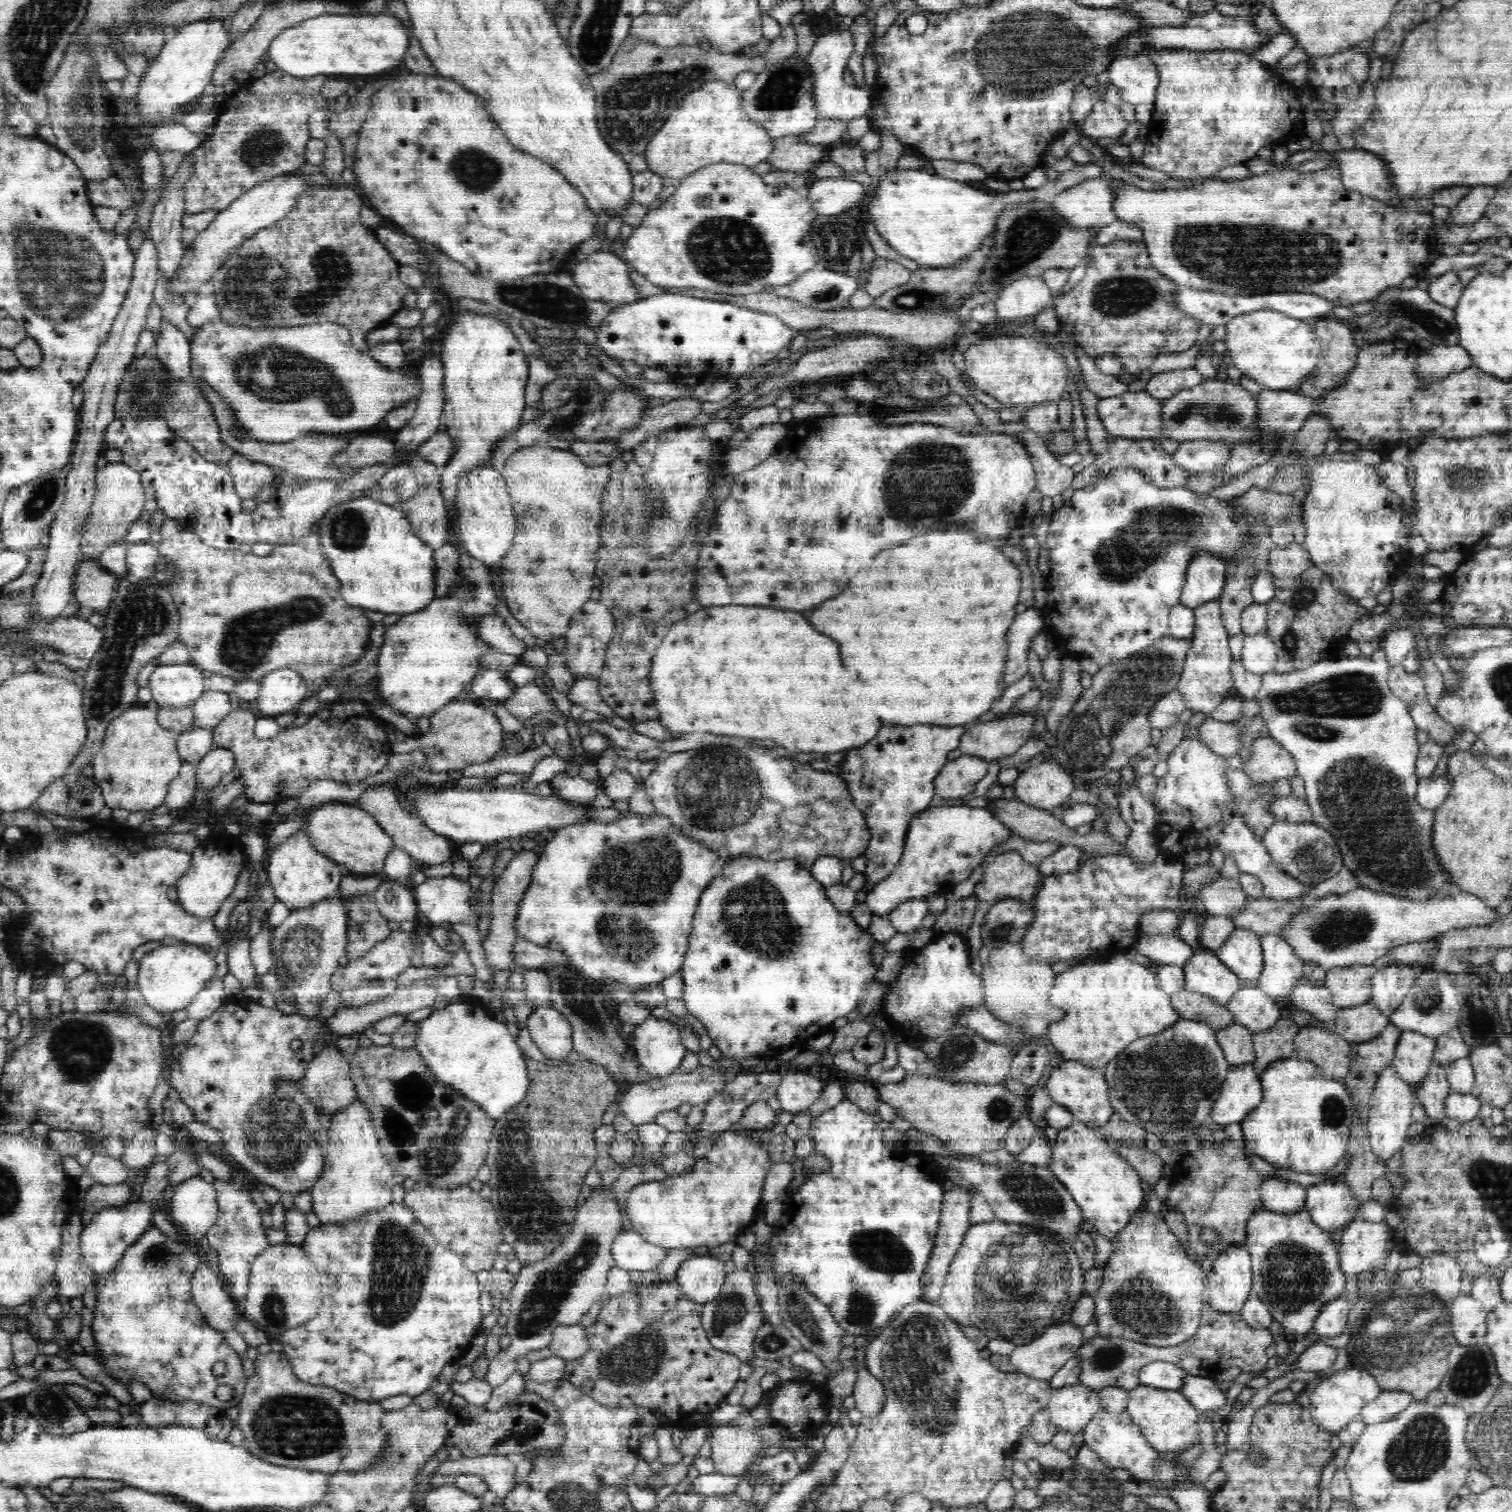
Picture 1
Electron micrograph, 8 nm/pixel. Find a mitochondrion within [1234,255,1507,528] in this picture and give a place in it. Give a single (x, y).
(1469, 479)

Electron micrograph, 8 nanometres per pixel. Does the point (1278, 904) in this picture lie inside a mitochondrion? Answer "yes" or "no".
no

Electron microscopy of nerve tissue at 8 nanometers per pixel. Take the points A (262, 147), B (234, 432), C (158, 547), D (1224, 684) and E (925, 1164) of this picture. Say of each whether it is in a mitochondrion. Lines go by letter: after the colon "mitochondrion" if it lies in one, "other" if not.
A: mitochondrion
B: mitochondrion
C: other
D: other
E: other

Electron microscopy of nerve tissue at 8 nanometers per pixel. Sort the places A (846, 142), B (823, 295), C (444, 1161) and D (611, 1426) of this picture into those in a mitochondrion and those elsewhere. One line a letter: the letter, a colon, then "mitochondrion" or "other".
A: other
B: mitochondrion
C: mitochondrion
D: other

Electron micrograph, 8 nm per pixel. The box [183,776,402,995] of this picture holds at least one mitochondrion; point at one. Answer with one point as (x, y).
(300, 951)

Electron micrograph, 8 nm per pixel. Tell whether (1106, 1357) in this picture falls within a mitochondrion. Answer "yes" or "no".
yes

